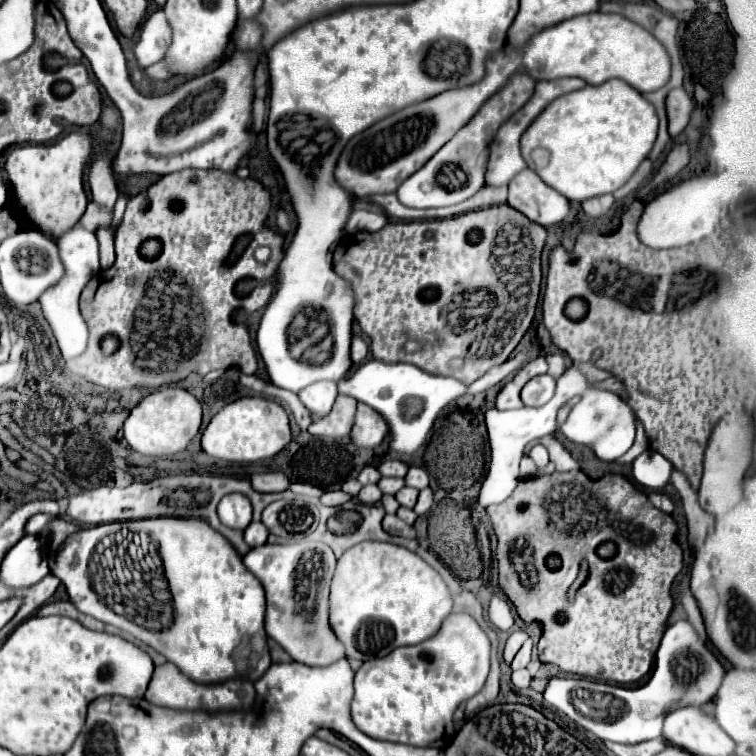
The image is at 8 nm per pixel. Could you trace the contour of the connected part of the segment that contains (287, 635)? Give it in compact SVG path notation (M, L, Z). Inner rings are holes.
M308 541L294 545L262 545L248 551L244 565L260 579L266 591L268 637L288 651L288 655L304 665L326 667L344 657L344 645L328 623L328 593L336 567L336 557L326 543Z

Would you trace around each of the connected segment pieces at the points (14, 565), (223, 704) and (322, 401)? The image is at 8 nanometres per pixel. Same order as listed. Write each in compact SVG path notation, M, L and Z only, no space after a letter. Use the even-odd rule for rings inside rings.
M34 535L22 537L6 555L2 563L2 581L8 587L30 587L48 575L46 553Z
M166 661L164 665L154 669L152 681L146 691L146 701L160 705L160 707L170 707L170 709L200 709L200 711L228 711L228 709L248 709L254 703L254 685L250 679L228 679L226 683L212 683L212 685L202 685L202 683L192 683L174 663Z
M318 381L302 391L298 391L300 401L314 413L314 417L326 415L336 401L336 383L334 381Z

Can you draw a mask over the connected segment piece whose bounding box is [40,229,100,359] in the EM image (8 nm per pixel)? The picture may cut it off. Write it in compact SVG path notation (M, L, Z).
M70 229L66 231L62 237L58 237L58 249L60 249L60 259L64 263L66 275L50 289L46 289L40 297L40 305L42 305L42 313L46 317L46 321L52 327L52 333L58 341L58 347L62 351L64 359L72 359L84 353L86 343L88 343L88 327L86 321L80 315L78 309L78 297L82 293L82 289L86 287L86 283L100 271L98 265L98 241L96 235L92 231L86 229Z

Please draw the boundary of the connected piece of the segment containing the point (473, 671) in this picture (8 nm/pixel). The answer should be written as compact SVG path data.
M450 613L438 635L424 643L398 647L382 659L366 661L354 679L354 699L352 699L352 721L360 731L374 739L406 743L414 747L436 747L446 749L454 739L452 715L462 701L474 697L482 687L490 671L490 641L488 635L468 613Z

